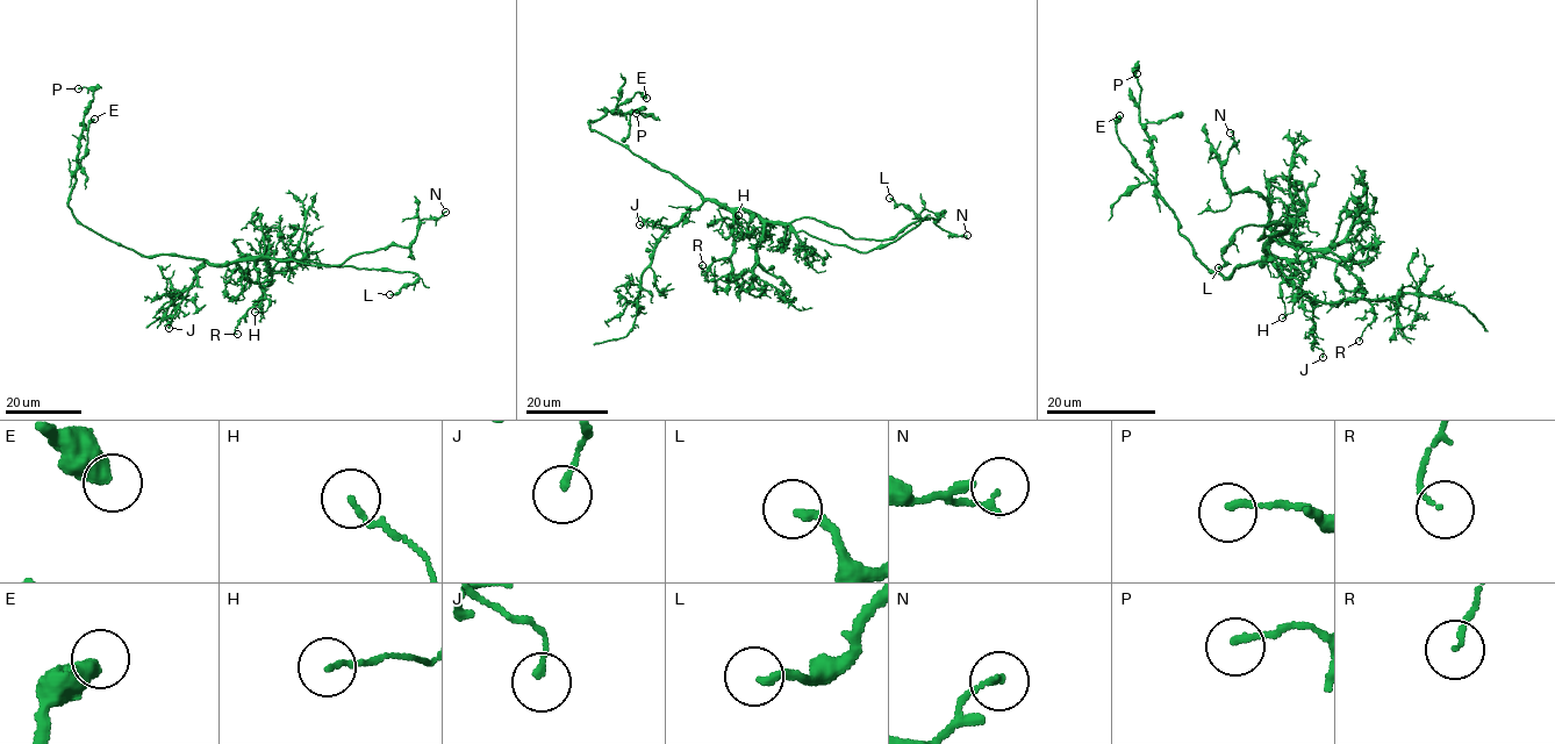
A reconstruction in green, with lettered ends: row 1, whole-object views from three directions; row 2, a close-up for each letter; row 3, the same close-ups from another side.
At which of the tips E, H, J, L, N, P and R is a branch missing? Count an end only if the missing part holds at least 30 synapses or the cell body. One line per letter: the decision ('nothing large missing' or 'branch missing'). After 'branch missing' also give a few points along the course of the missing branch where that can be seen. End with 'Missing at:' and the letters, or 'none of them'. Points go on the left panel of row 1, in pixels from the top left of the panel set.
E: nothing large missing
H: nothing large missing
J: nothing large missing
L: nothing large missing
N: nothing large missing
P: nothing large missing
R: nothing large missing
Missing at: none of them

